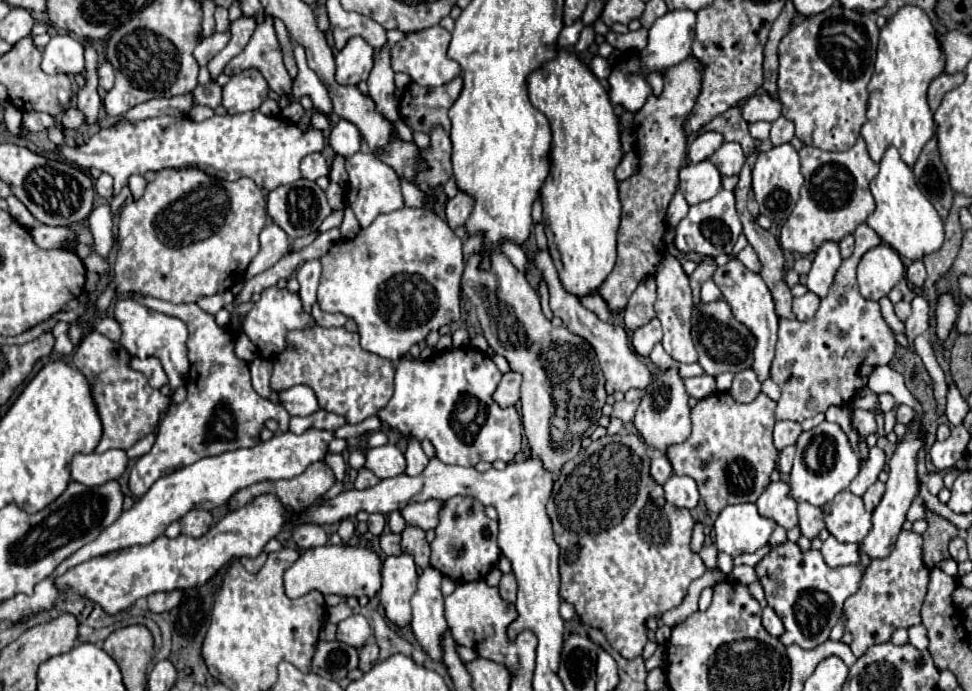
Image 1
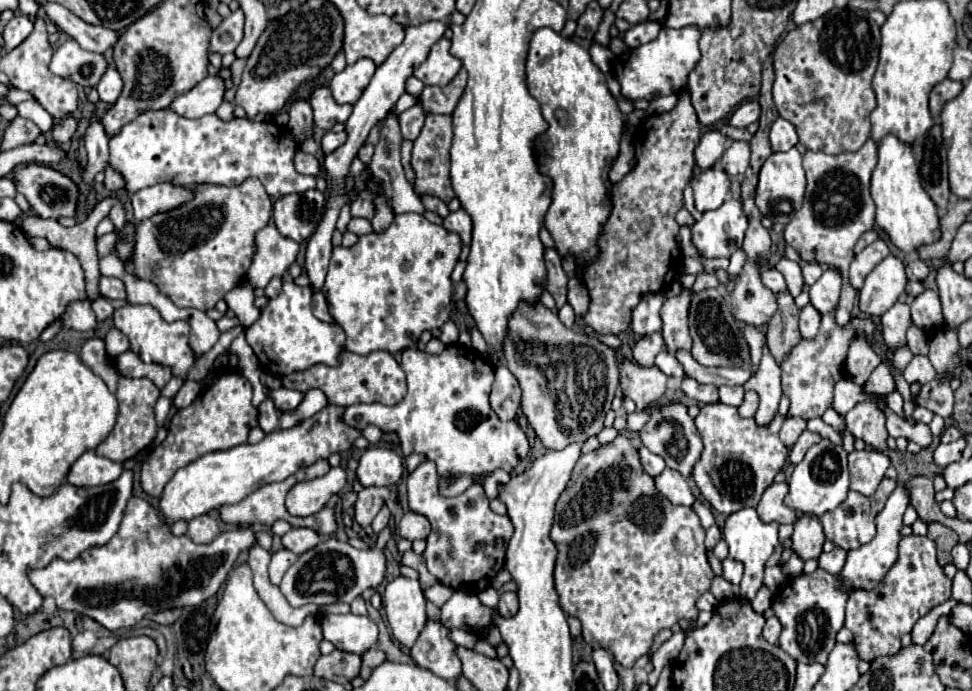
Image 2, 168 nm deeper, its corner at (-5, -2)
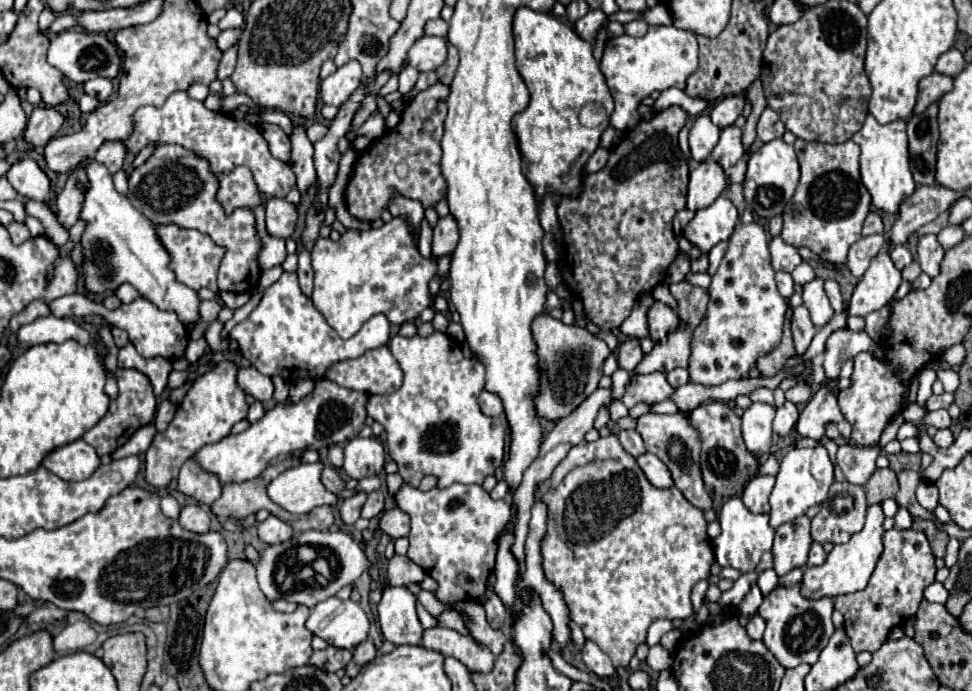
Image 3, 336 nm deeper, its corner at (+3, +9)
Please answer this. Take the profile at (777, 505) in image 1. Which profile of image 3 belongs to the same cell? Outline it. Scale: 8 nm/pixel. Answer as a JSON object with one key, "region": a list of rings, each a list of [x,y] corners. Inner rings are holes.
{"region":[[[754,476],[742,494],[742,502],[752,514],[768,514],[768,496],[774,488],[774,478],[772,476]]]}

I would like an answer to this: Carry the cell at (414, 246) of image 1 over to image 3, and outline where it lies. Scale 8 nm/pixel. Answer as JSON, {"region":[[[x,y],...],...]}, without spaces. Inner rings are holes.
{"region":[[[392,218],[376,230],[346,230],[338,242],[318,238],[312,248],[312,268],[316,310],[340,338],[352,338],[366,320],[380,312],[396,326],[420,316],[430,306],[428,282],[436,276],[436,258],[422,258],[408,224],[402,218]]]}

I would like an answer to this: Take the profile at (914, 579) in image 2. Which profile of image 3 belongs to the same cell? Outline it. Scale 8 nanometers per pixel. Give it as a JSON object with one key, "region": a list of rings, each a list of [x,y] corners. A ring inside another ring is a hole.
{"region":[[[886,530],[882,538],[884,550],[864,590],[838,596],[834,608],[844,614],[844,630],[854,652],[876,652],[894,626],[912,618],[922,602],[922,592],[934,582],[936,566],[930,544],[922,532],[916,530]]]}

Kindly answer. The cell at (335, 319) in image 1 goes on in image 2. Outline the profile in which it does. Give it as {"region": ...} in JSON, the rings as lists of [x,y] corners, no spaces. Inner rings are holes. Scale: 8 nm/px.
{"region":[[[322,291],[314,293],[314,297],[312,297],[312,309],[314,309],[314,315],[316,315],[320,321],[324,321],[324,323],[334,323],[332,315],[328,313],[328,303],[326,303],[326,297],[324,297]]]}

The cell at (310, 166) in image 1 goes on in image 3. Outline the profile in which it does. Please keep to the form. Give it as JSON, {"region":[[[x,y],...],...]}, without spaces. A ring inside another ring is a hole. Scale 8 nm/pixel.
{"region":[[[260,124],[260,130],[264,134],[264,140],[270,146],[270,152],[274,158],[282,160],[282,162],[290,162],[290,152],[292,152],[292,144],[288,140],[288,136],[274,124]]]}

